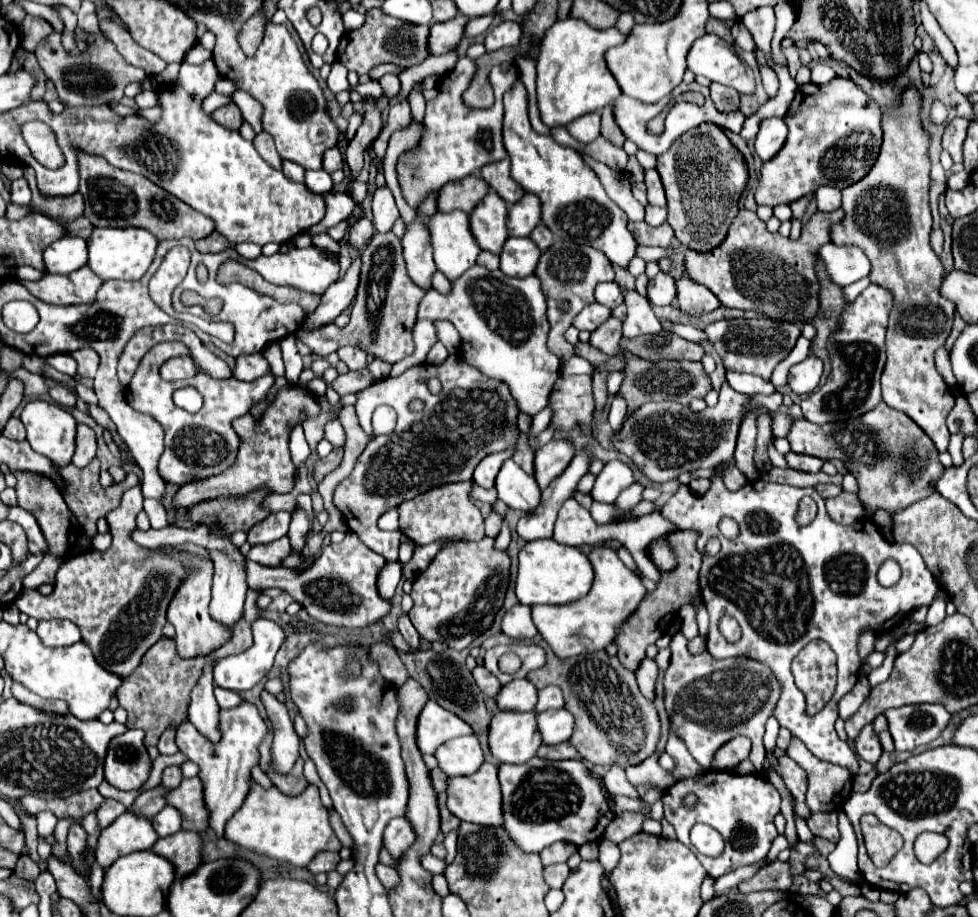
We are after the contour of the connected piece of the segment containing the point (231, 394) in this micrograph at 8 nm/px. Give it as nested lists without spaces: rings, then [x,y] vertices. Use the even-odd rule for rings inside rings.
[[[182,342],[156,344],[140,360],[140,366],[136,368],[130,384],[124,390],[124,396],[134,410],[150,414],[162,424],[162,428],[166,432],[166,450],[160,456],[158,472],[166,482],[176,484],[176,486],[184,486],[194,480],[216,476],[234,464],[238,448],[240,448],[240,436],[234,432],[232,420],[248,414],[254,404],[266,400],[270,388],[274,386],[272,372],[266,372],[264,376],[260,376],[252,382],[240,382],[236,378],[216,380],[204,372],[198,372],[194,378],[178,380],[178,382],[164,382],[158,376],[160,365],[167,359],[188,356],[188,354],[190,354],[190,350]],[[184,386],[194,386],[202,394],[204,406],[200,412],[190,414],[172,402],[172,392],[178,388],[184,388]]]

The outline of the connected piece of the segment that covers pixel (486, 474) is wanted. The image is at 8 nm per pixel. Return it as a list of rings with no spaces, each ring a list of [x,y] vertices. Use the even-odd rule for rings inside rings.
[[[514,446],[514,448],[508,448],[508,450],[504,450],[504,452],[496,452],[496,454],[486,456],[486,458],[478,464],[478,468],[474,470],[474,482],[476,482],[478,486],[482,486],[482,488],[492,488],[498,470],[502,468],[502,464],[504,464],[508,458],[512,458],[514,450],[516,450],[516,446]]]

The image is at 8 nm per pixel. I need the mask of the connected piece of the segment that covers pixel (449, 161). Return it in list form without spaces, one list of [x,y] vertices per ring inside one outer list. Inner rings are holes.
[[[464,56],[462,62],[454,66],[448,74],[444,74],[438,82],[438,98],[426,104],[426,116],[424,116],[424,138],[418,150],[412,150],[410,154],[402,154],[398,158],[398,180],[402,194],[406,202],[414,208],[418,202],[424,200],[424,196],[432,190],[440,190],[444,184],[460,180],[468,174],[474,174],[482,166],[490,162],[498,162],[506,158],[506,148],[502,142],[502,96],[508,92],[508,88],[518,80],[518,68],[516,64],[498,64],[490,72],[490,84],[496,94],[496,102],[488,110],[474,110],[468,108],[462,102],[462,92],[472,82],[472,58]],[[482,140],[488,140],[488,150],[484,148]]]

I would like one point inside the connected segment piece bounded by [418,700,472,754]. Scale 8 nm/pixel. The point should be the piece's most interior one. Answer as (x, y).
(436, 725)

